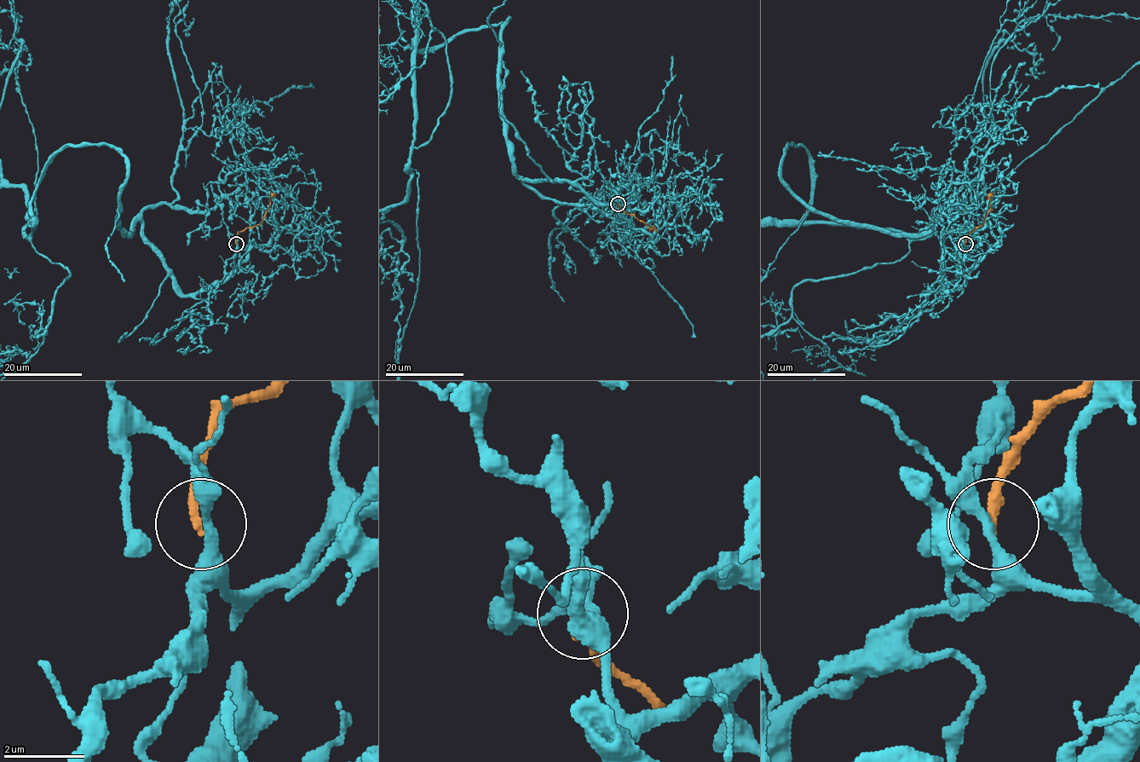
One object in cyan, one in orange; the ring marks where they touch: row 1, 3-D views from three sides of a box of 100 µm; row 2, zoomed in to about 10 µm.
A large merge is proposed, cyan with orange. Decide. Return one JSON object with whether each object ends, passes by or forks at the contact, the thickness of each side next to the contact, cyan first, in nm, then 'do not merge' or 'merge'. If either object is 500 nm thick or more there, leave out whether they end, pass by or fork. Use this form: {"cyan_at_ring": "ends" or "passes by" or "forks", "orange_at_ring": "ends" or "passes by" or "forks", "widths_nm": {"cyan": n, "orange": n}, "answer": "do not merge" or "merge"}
{"cyan_at_ring": "passes by", "orange_at_ring": "ends", "widths_nm": {"cyan": 280, "orange": 240}, "answer": "do not merge"}

